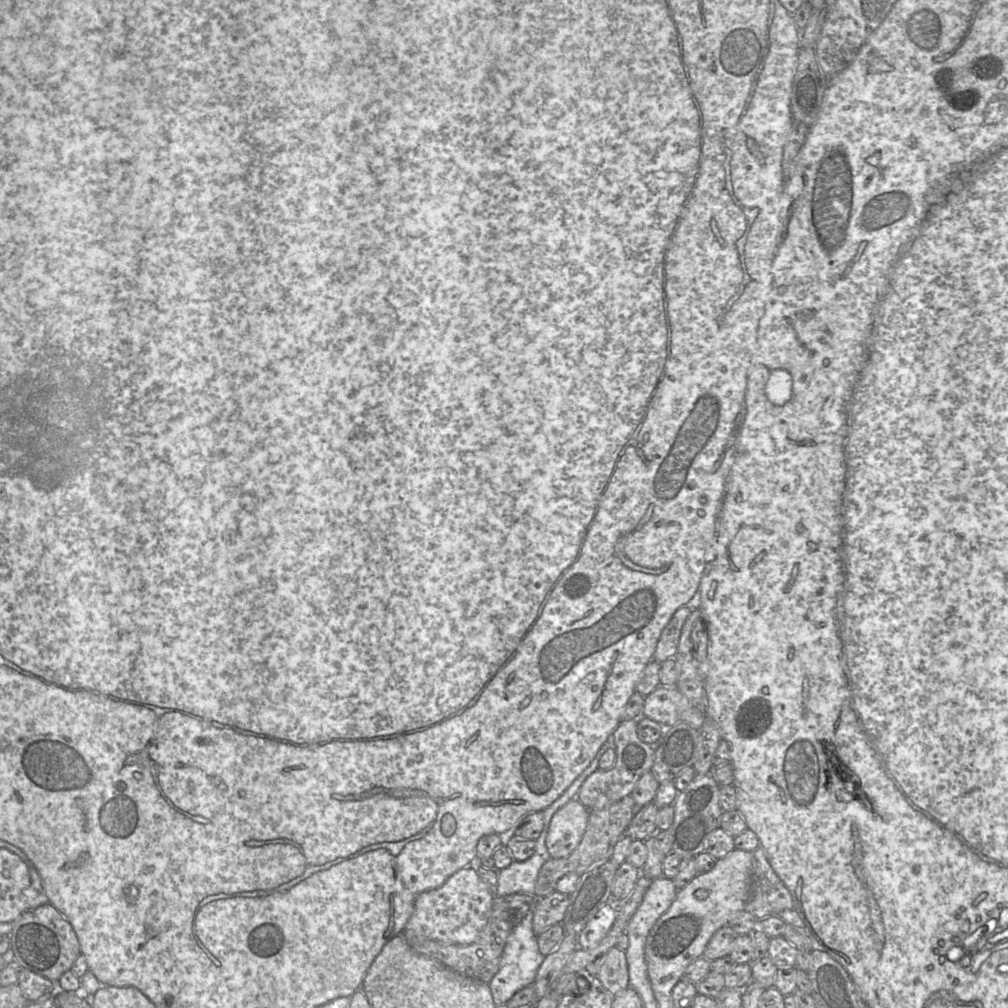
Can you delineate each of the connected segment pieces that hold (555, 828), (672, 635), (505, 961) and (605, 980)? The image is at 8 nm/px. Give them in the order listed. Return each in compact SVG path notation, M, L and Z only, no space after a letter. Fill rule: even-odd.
M573 798L552 816L546 837L551 858L568 857L579 845L586 830L589 810Z
M683 606L676 610L659 637L654 660L662 663L676 656L682 627L692 610L691 606Z
M529 911L523 920L513 929L504 947L498 972L488 983L493 1000L497 1005L506 1004L519 990L533 985L538 969L545 956L538 948L537 935L533 931L533 911Z
M617 946L611 948L600 967L597 977L612 995L629 987L625 951Z

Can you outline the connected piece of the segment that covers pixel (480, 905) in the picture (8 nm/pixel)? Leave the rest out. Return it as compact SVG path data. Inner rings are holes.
M465 867L458 870L439 888L423 892L417 896L414 911L403 931L407 943L411 947L429 940L455 945L474 943L489 921L494 897L494 887L485 883L474 868Z

